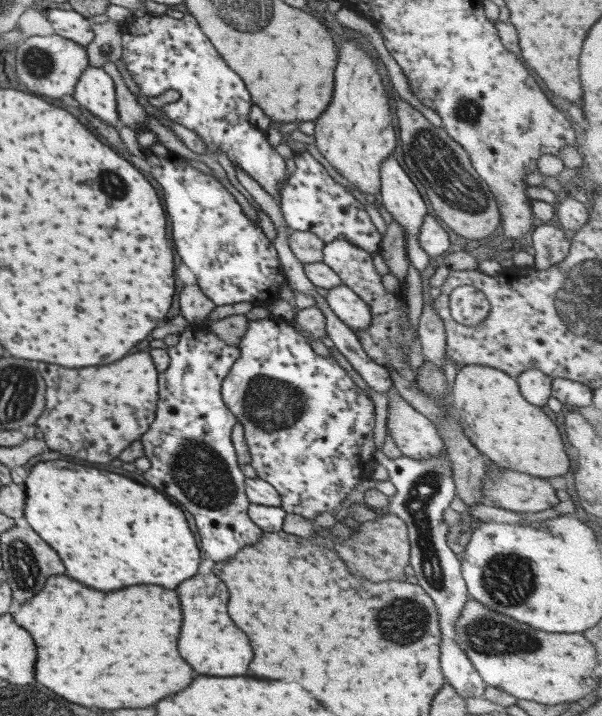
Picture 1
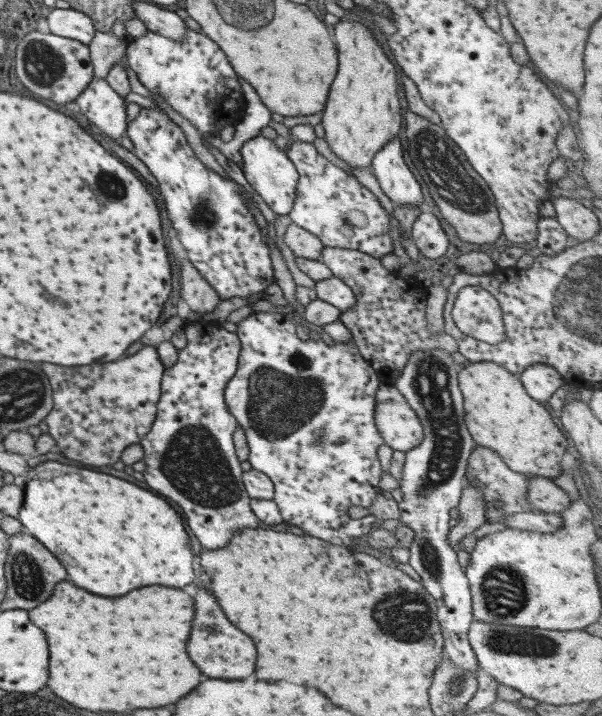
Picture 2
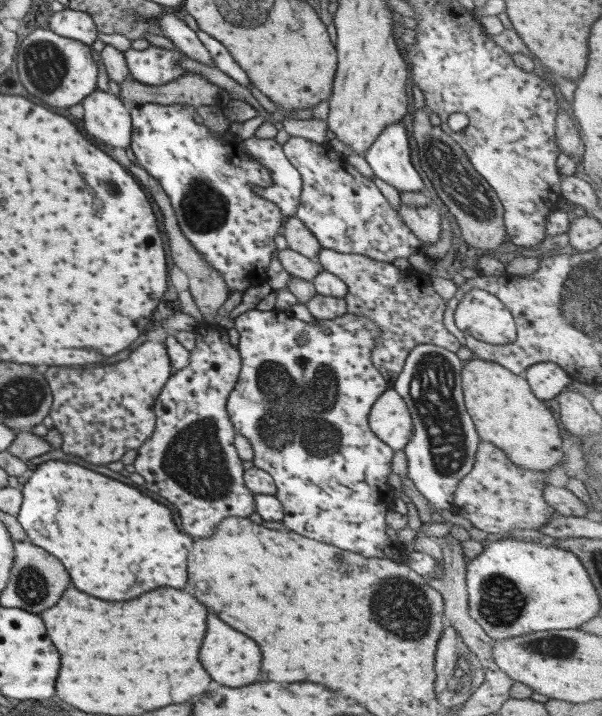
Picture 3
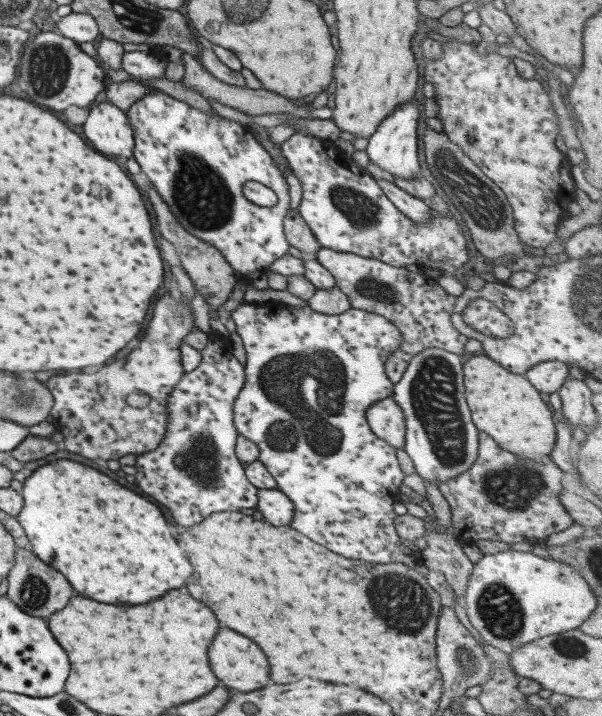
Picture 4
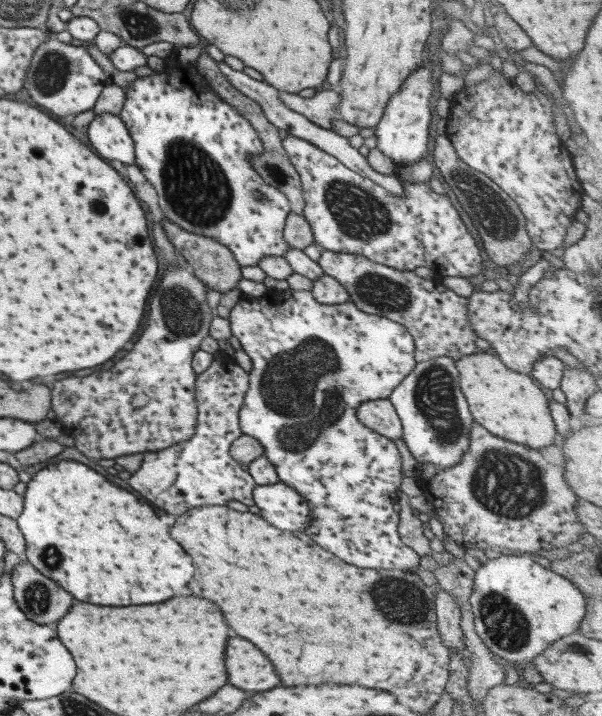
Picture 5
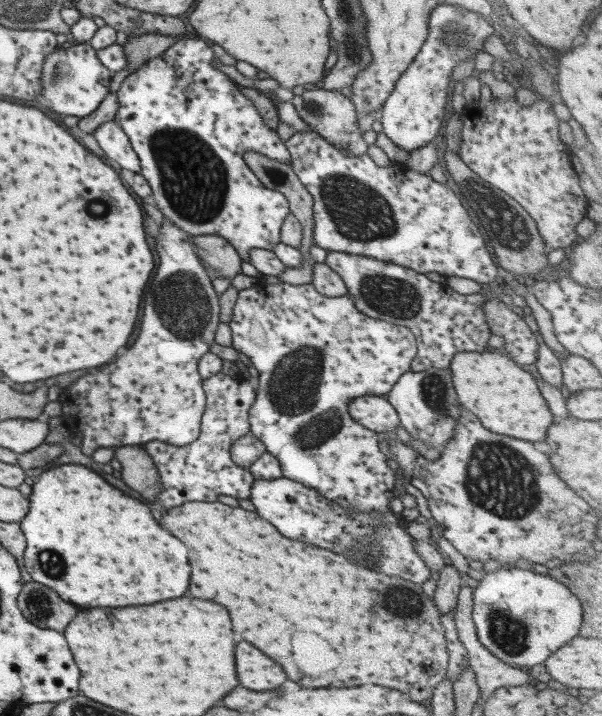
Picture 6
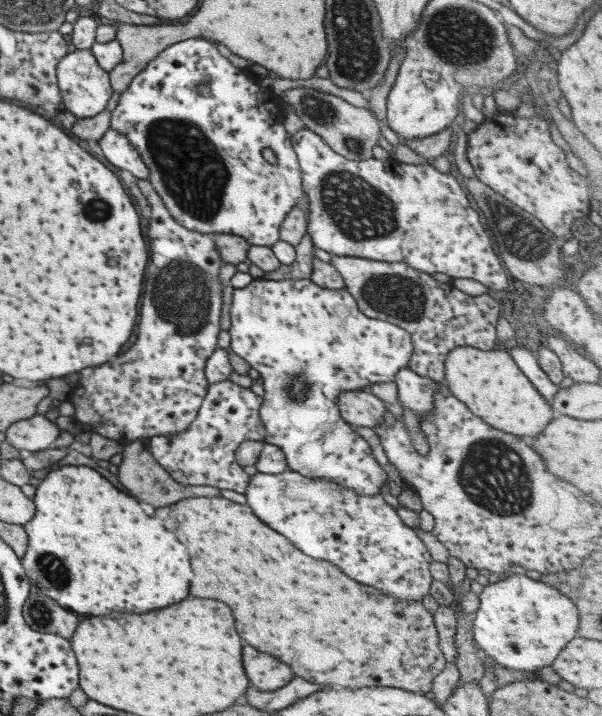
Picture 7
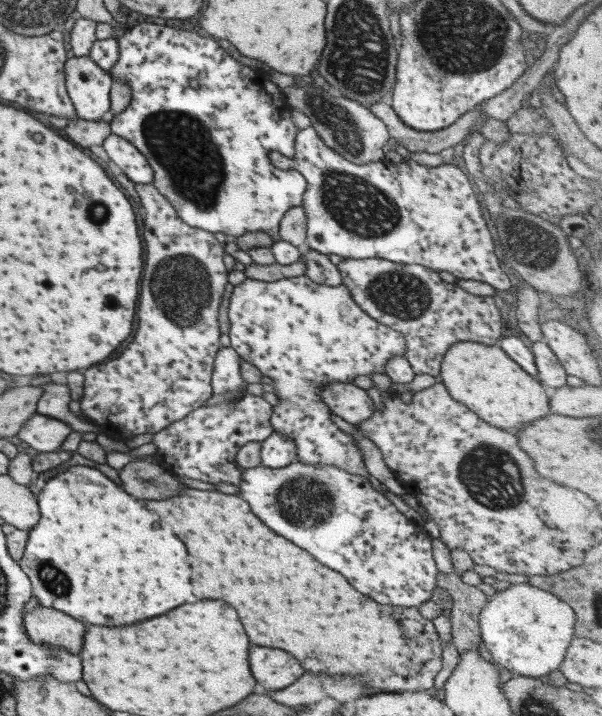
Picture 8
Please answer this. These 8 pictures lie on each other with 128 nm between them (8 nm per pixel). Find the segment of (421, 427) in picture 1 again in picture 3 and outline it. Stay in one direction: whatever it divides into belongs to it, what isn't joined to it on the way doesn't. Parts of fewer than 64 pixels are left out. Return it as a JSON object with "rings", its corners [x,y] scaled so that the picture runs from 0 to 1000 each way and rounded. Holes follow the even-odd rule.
{"rings":[[[643,542],[616,566],[610,585],[616,603],[650,628],[668,628],[684,605],[684,587],[674,564]]]}

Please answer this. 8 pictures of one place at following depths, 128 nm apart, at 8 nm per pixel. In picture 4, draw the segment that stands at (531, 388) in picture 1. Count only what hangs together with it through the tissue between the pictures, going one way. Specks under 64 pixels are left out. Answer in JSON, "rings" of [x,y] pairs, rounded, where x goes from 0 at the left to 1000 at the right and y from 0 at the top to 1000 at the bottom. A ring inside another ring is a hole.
{"rings":[[[910,504],[884,511],[870,527],[880,534],[884,542],[897,549],[917,550],[927,547],[944,527],[942,510],[929,504]]]}

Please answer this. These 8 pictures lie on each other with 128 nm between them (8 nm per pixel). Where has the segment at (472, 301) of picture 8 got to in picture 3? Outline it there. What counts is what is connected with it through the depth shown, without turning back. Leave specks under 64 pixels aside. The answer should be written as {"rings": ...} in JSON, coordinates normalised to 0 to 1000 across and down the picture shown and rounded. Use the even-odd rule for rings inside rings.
{"rings":[[[533,348],[525,359],[527,366],[537,377],[555,383],[568,391],[575,399],[571,420],[575,422],[575,436],[595,443],[616,446],[616,453],[630,459],[630,472],[625,482],[616,486],[616,508],[630,518],[633,525],[650,538],[666,520],[671,501],[679,496],[686,485],[696,480],[716,480],[738,486],[746,492],[757,493],[762,489],[762,478],[738,458],[734,441],[741,420],[719,405],[711,384],[694,380],[686,374],[661,376],[653,367],[630,366],[616,359],[600,355],[570,355],[547,348]]]}

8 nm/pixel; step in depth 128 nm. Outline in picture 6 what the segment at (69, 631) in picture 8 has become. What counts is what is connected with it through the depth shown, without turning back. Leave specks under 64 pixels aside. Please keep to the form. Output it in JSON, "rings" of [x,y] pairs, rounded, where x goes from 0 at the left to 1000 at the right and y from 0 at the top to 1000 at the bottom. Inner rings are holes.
{"rings":[[[63,813],[38,814],[27,846],[51,872],[103,884],[125,860],[125,849]]]}

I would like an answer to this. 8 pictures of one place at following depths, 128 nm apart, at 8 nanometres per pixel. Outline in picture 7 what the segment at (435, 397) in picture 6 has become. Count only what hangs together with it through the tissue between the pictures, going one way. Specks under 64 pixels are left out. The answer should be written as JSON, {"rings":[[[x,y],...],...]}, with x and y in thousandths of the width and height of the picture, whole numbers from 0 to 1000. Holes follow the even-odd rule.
{"rings":[[[678,513],[664,514],[656,525],[654,534],[659,543],[663,567],[674,567],[688,575],[696,588],[714,577],[718,559],[726,545],[739,535],[706,528],[689,522]]]}

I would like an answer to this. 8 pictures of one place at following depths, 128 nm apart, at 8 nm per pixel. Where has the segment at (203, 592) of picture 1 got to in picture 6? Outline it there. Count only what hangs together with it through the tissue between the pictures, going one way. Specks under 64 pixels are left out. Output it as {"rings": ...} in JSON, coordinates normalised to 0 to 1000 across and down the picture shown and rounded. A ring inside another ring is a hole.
{"rings":[[[410,897],[390,902],[390,936],[397,958],[434,966],[453,964],[473,953],[473,941],[450,919],[440,919]]]}

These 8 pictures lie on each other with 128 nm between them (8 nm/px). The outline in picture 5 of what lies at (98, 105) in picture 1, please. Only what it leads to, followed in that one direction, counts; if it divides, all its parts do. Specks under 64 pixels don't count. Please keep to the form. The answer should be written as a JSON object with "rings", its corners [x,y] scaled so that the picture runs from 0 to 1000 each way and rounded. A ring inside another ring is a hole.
{"rings":[[[168,156],[143,177],[146,196],[168,221],[223,229],[223,201],[196,161]]]}

